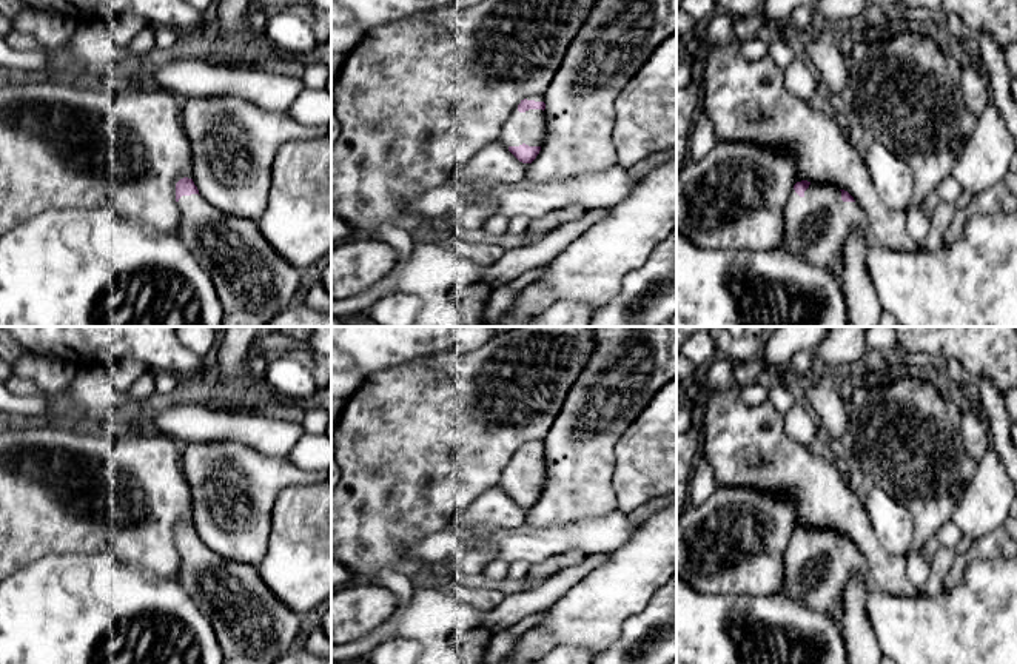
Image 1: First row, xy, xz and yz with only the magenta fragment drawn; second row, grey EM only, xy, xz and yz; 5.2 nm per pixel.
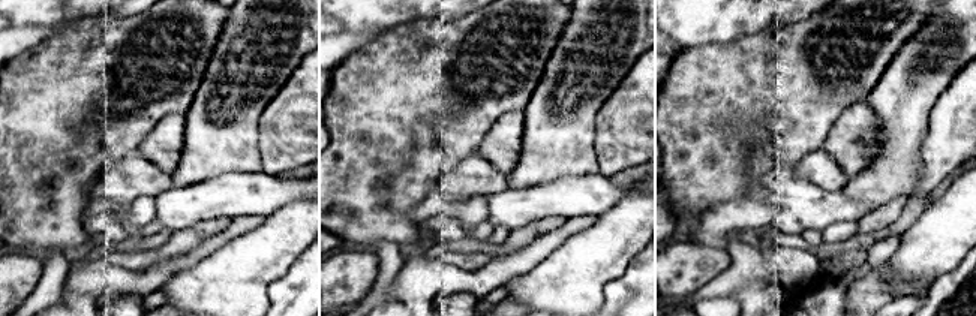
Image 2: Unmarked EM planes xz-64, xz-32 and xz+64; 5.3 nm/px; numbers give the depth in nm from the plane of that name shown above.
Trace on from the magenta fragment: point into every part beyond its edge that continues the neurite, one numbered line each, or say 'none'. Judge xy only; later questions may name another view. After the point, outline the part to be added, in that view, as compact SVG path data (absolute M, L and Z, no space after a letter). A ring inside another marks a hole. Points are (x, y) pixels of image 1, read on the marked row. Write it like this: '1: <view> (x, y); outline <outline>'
1: xy (253, 284); outline M199 194L182 196L177 205L180 223L176 237L213 282L223 308L220 327L265 327L291 307L300 270L268 246L256 222L225 214Z

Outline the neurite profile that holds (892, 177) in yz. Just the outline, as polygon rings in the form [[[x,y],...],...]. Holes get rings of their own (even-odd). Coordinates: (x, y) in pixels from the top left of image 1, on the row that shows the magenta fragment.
[[[871,139],[863,159],[883,203],[892,211],[906,211],[915,185],[912,168],[874,139]]]

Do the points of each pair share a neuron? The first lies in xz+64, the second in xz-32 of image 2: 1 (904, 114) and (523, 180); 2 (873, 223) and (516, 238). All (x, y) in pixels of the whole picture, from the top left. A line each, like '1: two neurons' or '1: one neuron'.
1: one neuron
2: one neuron

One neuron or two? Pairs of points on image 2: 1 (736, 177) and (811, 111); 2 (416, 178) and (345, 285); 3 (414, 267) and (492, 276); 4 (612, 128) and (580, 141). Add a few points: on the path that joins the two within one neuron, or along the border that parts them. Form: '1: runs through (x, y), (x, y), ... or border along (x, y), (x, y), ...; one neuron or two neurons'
1: runs through (736, 150), (736, 146), (771, 111), (784, 111); one neuron
2: border along (362, 247), (371, 250); two neurons
3: runs through (434, 279), (473, 279); one neuron
4: border along (604, 101), (595, 116), (597, 169); two neurons

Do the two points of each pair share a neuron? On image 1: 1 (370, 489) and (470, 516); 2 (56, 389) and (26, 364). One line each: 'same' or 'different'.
1: different
2: same

